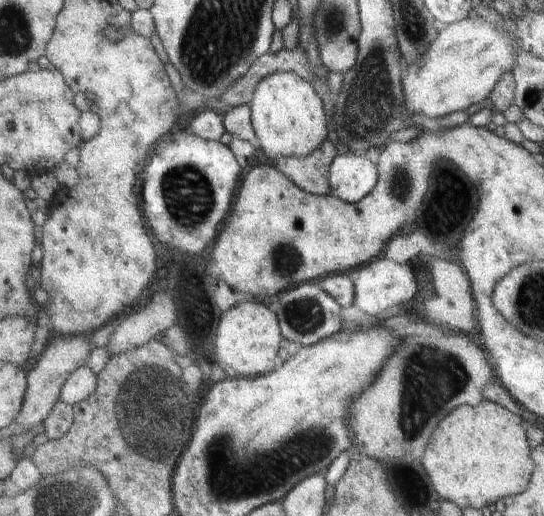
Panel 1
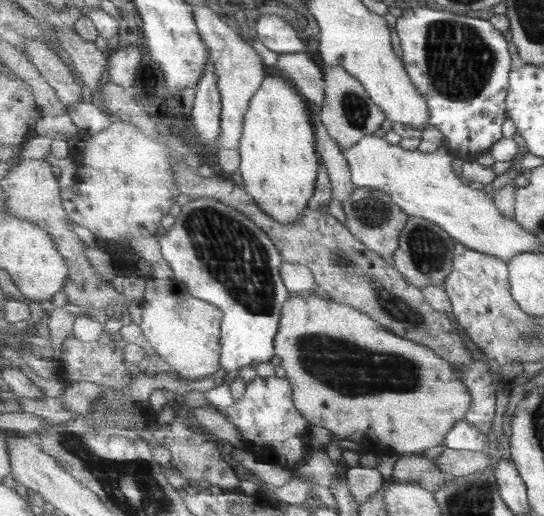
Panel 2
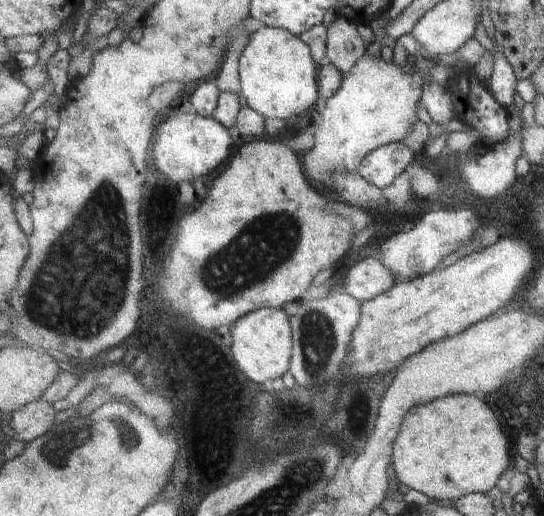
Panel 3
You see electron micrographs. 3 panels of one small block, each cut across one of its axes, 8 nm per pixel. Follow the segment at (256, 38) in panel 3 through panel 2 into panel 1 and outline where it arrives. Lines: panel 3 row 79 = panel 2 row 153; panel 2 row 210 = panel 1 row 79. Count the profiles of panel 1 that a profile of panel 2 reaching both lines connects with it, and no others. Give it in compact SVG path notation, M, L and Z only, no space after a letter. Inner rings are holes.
M278 72L264 78L249 106L252 123L266 156L276 161L281 157L306 157L329 138L330 124L323 108L324 101L313 84L294 72Z

